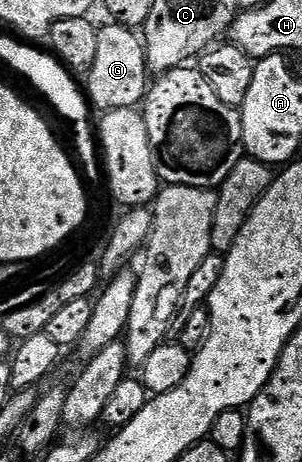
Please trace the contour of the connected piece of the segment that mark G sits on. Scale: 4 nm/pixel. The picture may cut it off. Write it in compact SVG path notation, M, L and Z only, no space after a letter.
M109 22L109 27L101 26L98 30L98 50L94 65L86 76L86 95L97 112L139 108L148 94L150 72L148 56L144 53L143 38L133 28L123 27L121 23Z

